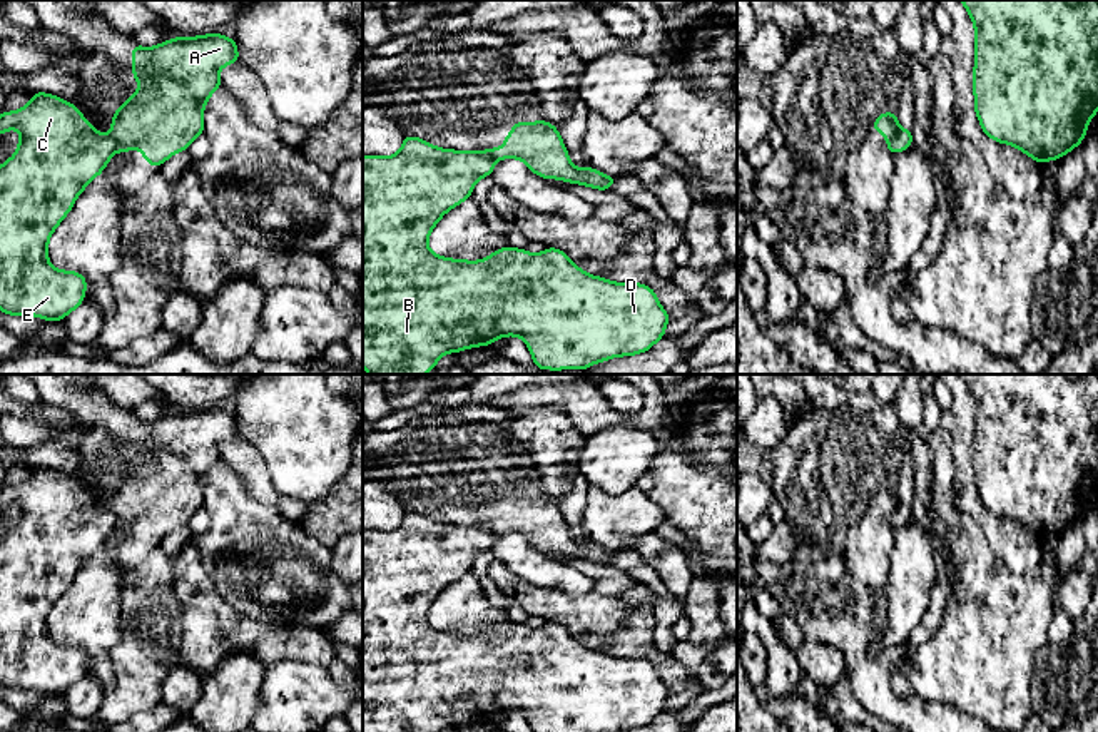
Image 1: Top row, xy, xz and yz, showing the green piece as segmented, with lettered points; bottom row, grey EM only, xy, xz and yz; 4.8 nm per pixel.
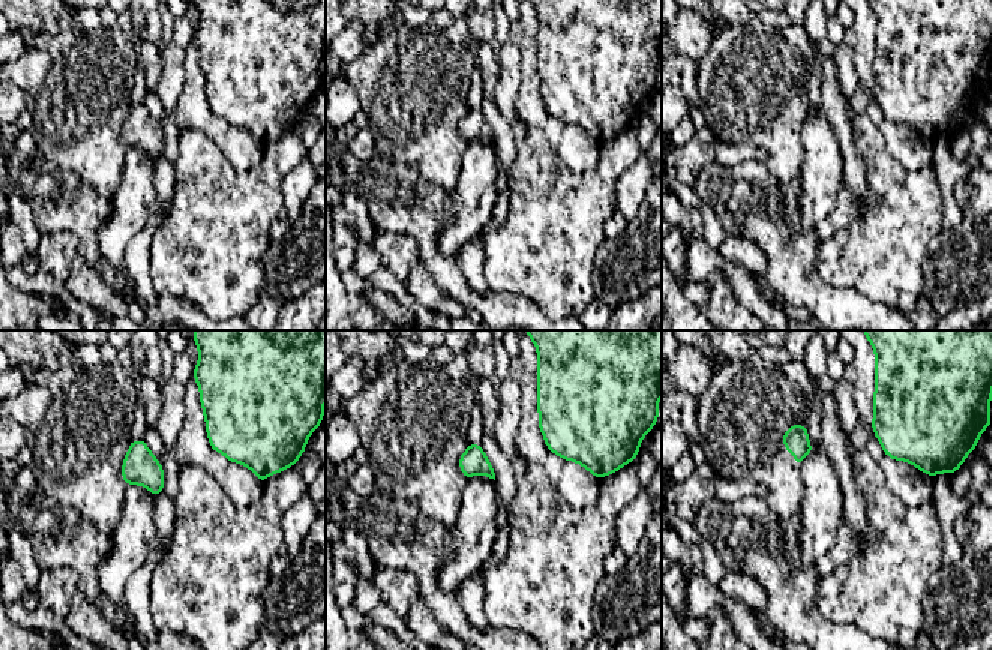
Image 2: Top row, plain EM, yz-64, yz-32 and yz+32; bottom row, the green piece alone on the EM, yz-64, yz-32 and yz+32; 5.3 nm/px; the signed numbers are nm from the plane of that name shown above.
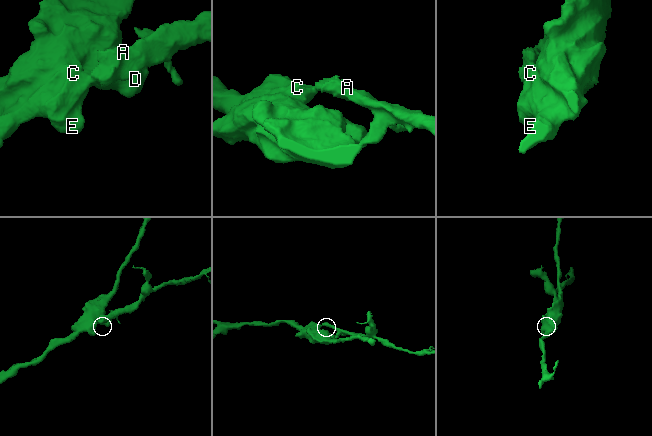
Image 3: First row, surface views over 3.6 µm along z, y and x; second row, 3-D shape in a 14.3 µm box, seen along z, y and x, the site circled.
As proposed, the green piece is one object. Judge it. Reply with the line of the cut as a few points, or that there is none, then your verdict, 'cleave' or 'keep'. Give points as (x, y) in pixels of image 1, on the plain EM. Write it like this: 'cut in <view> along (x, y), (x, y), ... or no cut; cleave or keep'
cut in xy along (109, 508), (116, 515), (117, 525); cleave

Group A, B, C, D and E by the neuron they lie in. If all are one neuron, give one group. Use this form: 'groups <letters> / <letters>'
groups A / B C D E

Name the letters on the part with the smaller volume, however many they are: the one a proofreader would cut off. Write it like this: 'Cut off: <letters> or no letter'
Cut off: A

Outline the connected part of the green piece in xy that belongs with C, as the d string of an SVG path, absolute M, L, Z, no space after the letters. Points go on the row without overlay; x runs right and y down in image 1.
M35 466L18 485L0 488L0 510L10 503L20 506L17 526L0 540L0 685L8 690L37 690L45 695L62 695L77 684L87 663L87 653L77 645L55 643L48 637L48 613L72 585L82 565L104 546L117 526L117 515L102 510L77 480L45 466Z

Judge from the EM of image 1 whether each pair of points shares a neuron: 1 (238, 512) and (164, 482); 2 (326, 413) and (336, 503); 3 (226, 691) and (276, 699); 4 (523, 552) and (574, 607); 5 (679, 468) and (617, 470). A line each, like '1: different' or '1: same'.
1: different
2: different
3: different
4: different
5: different

